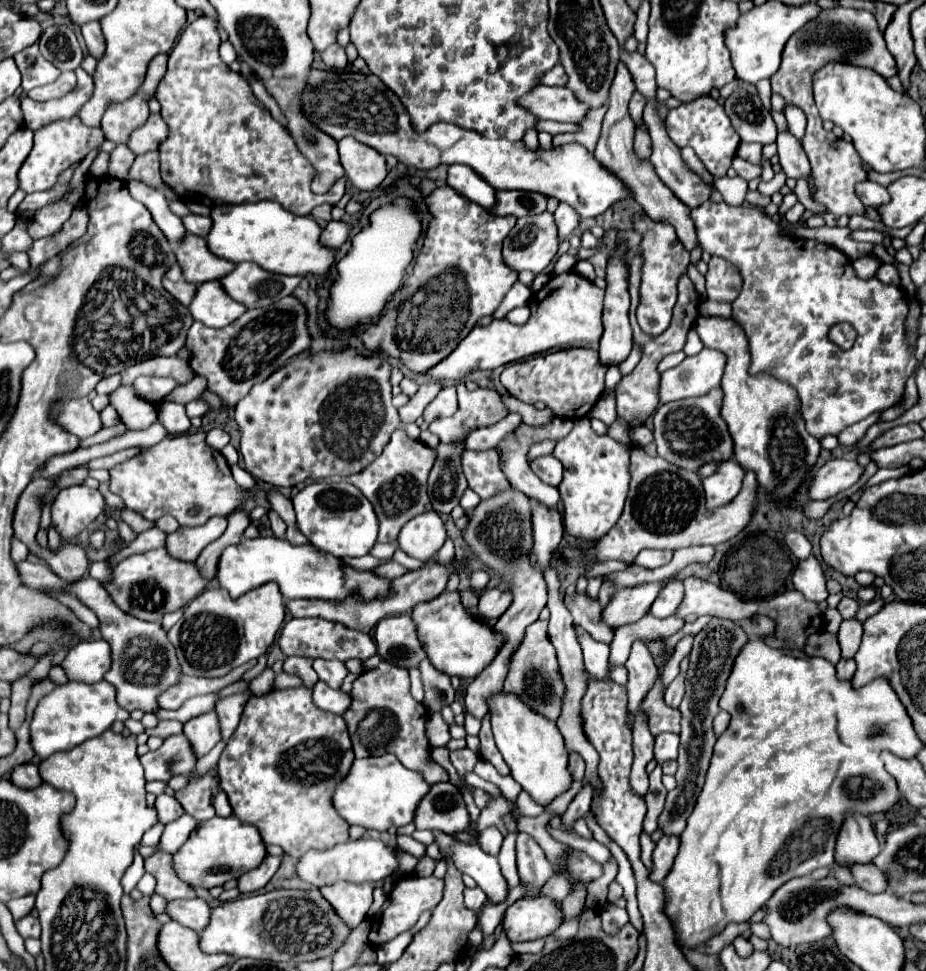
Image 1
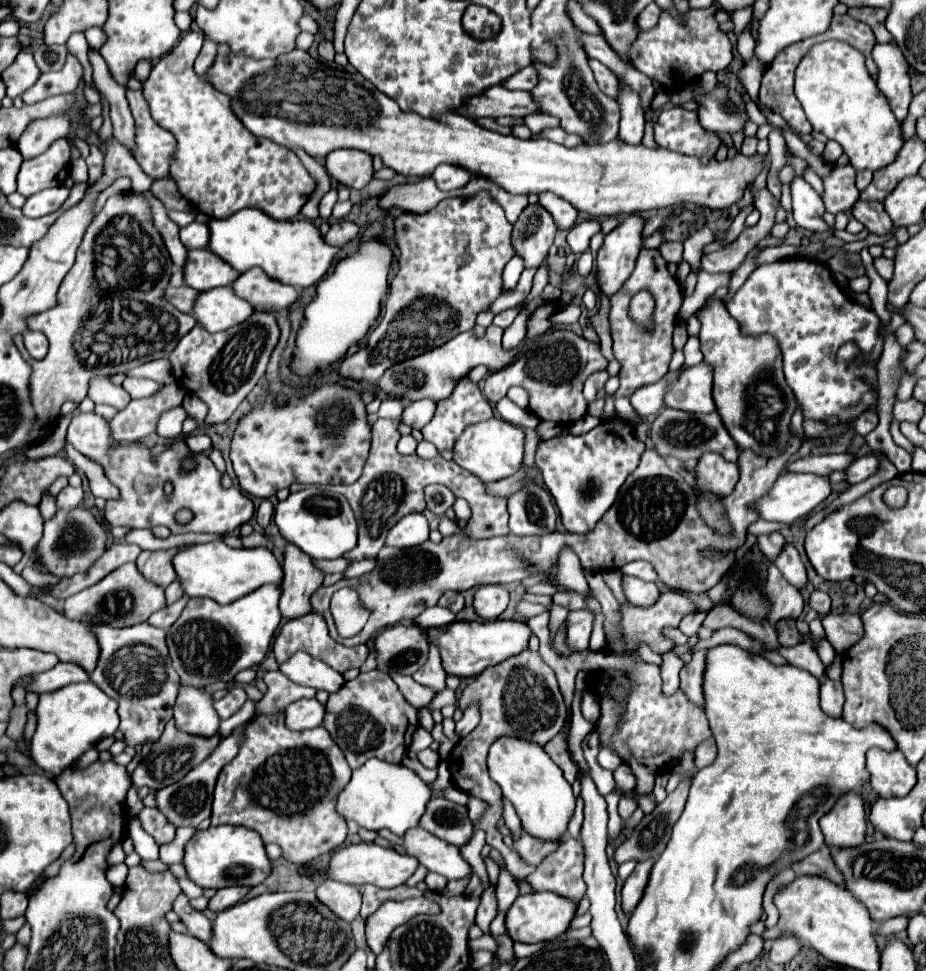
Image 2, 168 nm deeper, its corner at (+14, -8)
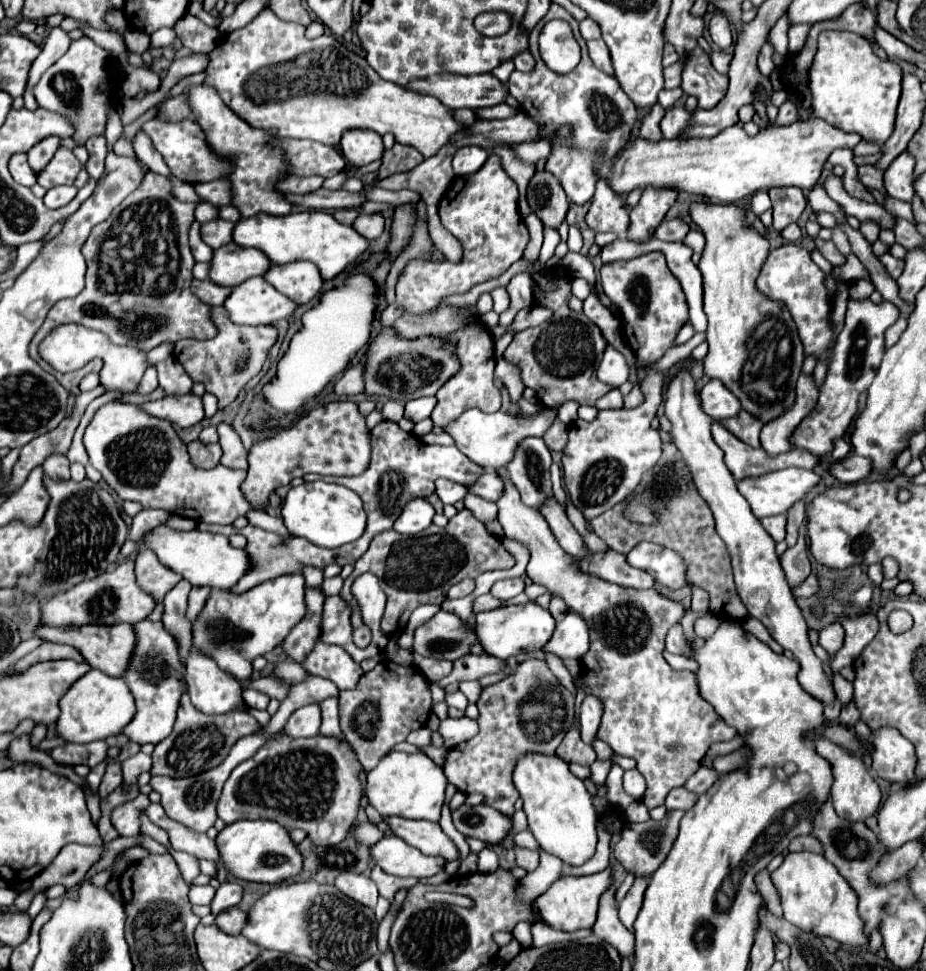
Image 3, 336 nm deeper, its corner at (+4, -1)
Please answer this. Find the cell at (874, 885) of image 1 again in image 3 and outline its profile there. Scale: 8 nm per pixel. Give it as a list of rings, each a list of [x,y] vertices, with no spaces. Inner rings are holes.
[[[797,837],[795,841],[791,841],[789,845],[789,851],[811,851],[811,853],[819,853],[823,855],[823,845],[819,839],[815,837]]]

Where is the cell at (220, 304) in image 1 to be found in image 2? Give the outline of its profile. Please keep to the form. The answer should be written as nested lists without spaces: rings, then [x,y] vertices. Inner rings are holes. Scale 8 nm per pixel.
[[[225,286],[201,292],[193,312],[207,332],[221,332],[245,322],[255,314],[255,308],[247,300],[241,300],[231,286]]]

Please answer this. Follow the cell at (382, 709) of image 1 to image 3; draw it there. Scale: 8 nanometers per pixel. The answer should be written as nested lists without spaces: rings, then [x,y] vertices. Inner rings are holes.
[[[379,663],[373,671],[365,673],[357,687],[351,691],[339,691],[339,725],[343,737],[355,749],[365,771],[375,769],[379,759],[387,755],[393,745],[407,739],[413,729],[421,729],[431,713],[429,681],[419,669]]]

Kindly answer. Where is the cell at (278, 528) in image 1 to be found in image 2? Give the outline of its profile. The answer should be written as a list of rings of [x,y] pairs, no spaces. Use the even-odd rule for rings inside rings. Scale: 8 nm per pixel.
[[[263,500],[257,508],[257,522],[261,528],[267,528],[269,522],[271,522],[271,516],[273,516],[273,504],[269,500]]]

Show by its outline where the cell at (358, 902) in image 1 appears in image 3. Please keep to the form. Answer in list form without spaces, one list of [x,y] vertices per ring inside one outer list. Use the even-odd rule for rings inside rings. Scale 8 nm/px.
[[[341,873],[335,879],[335,887],[341,893],[347,893],[347,897],[351,897],[367,907],[375,907],[377,897],[379,897],[375,883],[369,877],[357,875],[357,873]]]

